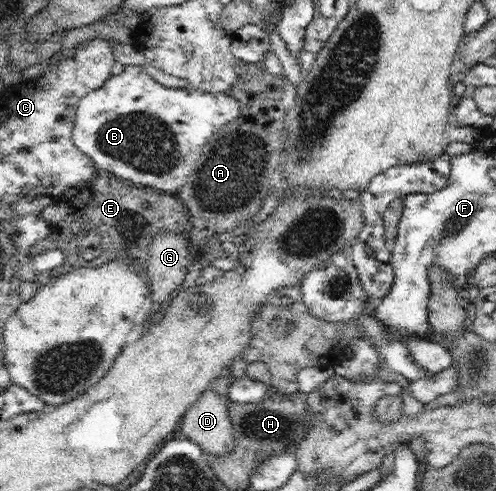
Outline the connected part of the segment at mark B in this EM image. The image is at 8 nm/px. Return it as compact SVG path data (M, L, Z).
M126 65L121 74L110 75L98 90L89 92L78 102L72 140L78 150L95 162L98 173L108 171L139 186L176 190L186 184L207 140L215 137L219 128L236 120L240 114L238 100L229 92L219 93L166 87L144 72L142 65Z

